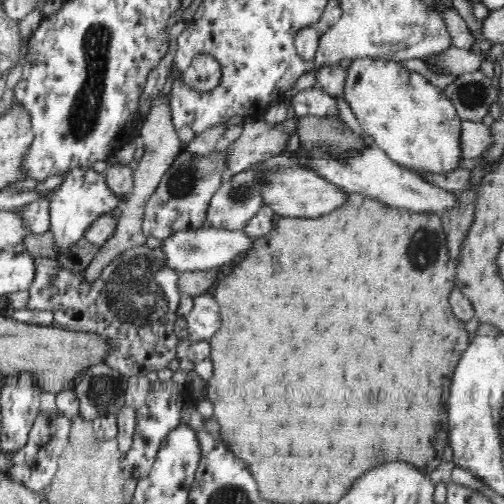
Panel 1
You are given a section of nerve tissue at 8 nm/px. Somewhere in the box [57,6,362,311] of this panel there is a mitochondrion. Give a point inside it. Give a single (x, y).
(85, 113)

